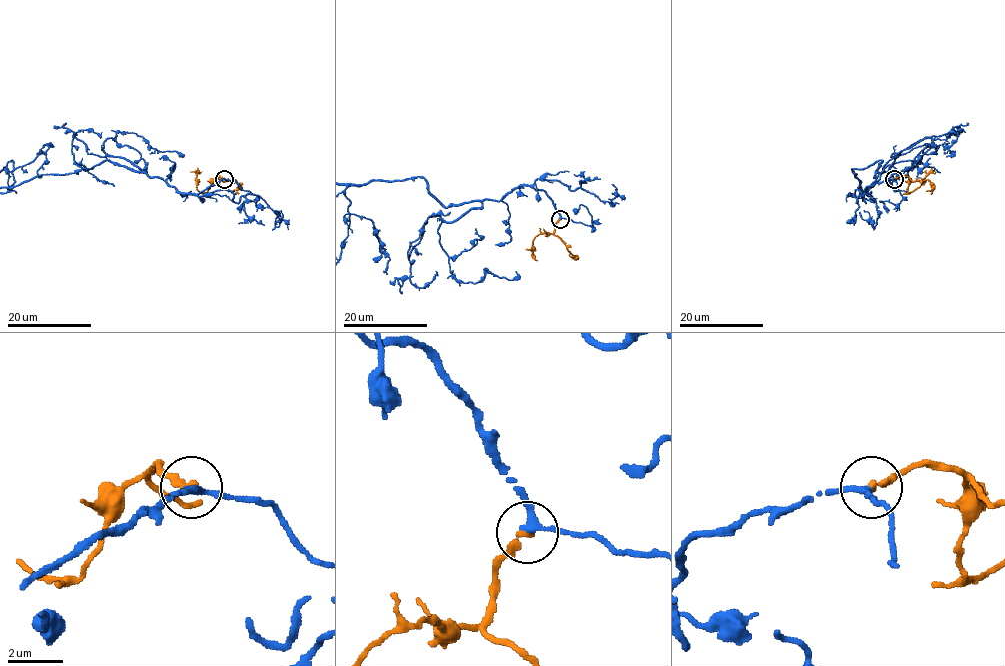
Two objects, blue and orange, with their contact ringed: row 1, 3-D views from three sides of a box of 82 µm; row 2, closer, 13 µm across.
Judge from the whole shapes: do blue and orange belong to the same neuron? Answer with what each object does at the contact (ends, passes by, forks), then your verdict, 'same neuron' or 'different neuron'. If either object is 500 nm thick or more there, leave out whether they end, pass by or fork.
blue passes by | orange ends | same neuron

